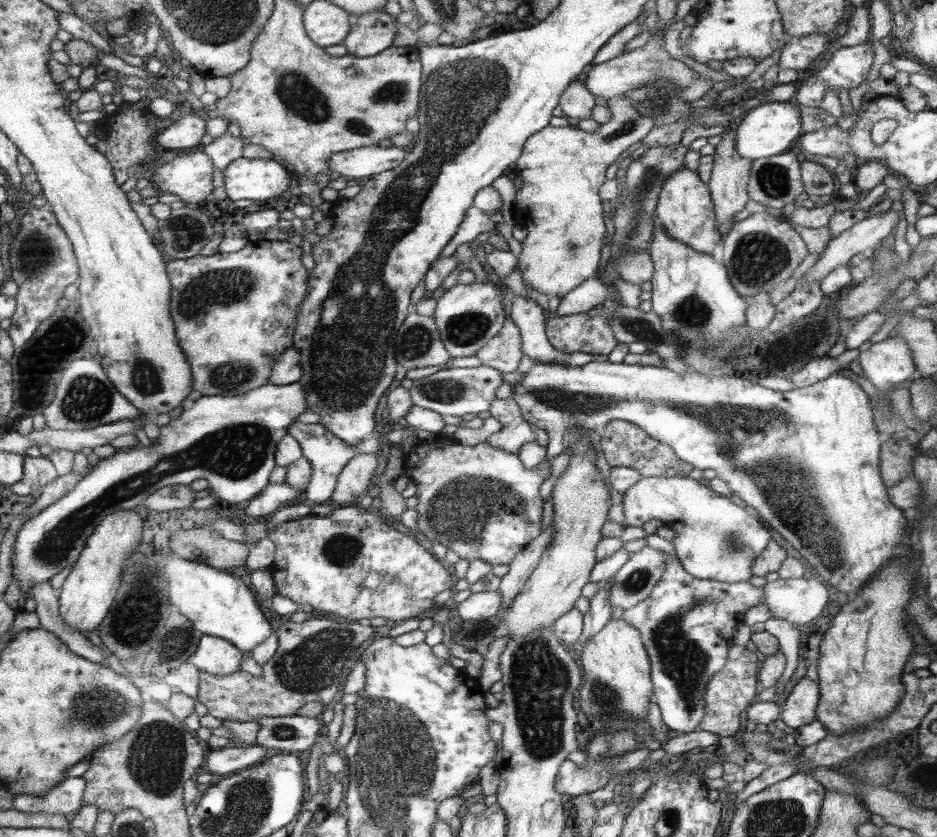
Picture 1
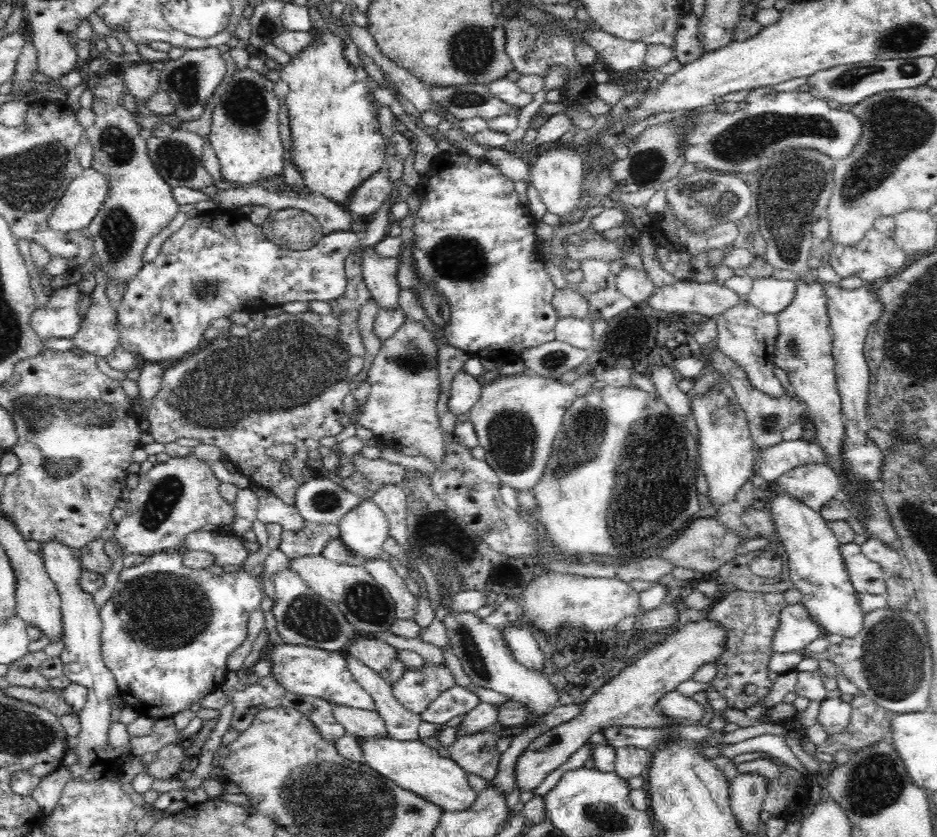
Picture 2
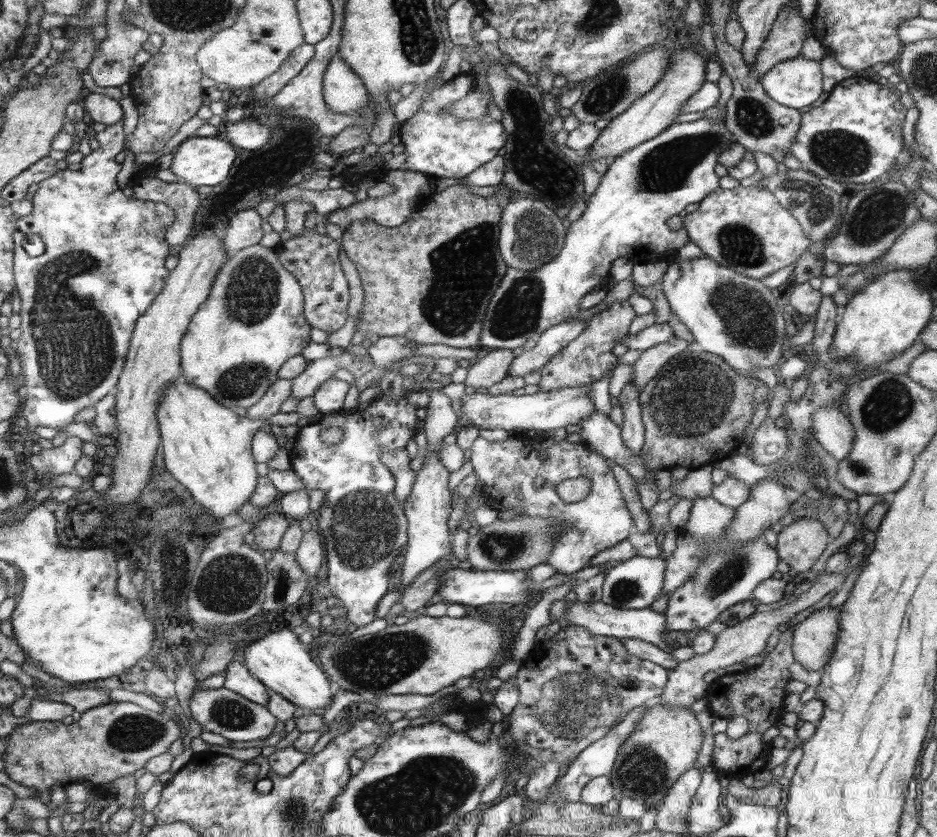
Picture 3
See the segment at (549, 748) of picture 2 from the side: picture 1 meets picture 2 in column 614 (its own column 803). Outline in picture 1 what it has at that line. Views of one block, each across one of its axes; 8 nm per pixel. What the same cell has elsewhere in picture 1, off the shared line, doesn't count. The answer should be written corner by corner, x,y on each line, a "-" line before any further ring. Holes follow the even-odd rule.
807,675
803,676
782,705
782,720
794,729
813,723
819,702
820,686

